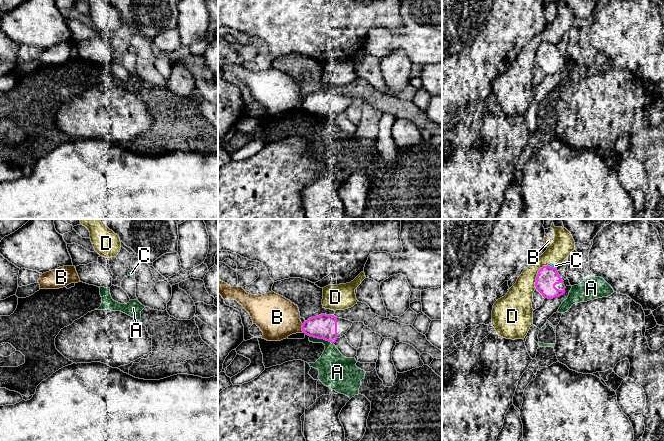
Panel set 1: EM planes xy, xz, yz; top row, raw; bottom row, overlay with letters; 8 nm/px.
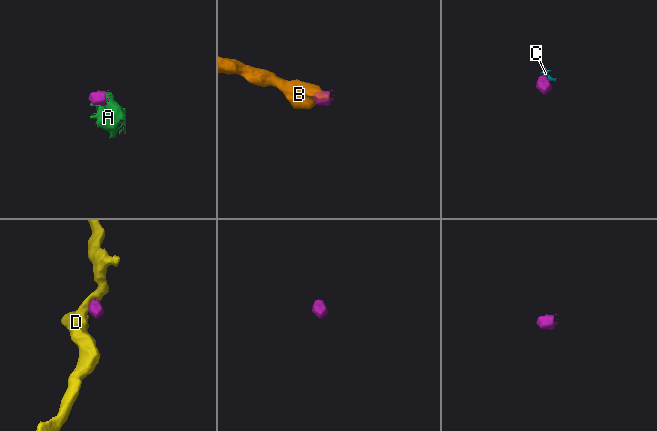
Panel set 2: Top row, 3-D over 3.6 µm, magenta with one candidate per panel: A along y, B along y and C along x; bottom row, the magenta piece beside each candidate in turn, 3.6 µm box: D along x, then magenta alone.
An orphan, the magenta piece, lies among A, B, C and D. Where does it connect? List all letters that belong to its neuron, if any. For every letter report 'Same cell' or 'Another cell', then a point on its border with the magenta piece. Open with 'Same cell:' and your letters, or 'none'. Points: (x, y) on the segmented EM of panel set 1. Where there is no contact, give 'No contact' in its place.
Same cell: none
A: Another cell. Touches magenta at xz (322, 338)
B: Another cell. Touches magenta at xz (302, 328)
C: Another cell. Touches magenta at yz (552, 267)
D: Another cell. Touches magenta at yz (537, 275)

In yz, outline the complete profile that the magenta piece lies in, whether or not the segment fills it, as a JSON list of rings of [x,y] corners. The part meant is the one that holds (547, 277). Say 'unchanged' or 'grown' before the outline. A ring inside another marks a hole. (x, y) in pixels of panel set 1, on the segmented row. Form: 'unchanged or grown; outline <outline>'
grown; outline [[[548,265],[538,271],[535,287],[544,298],[548,299],[563,295],[566,288],[557,269]]]

